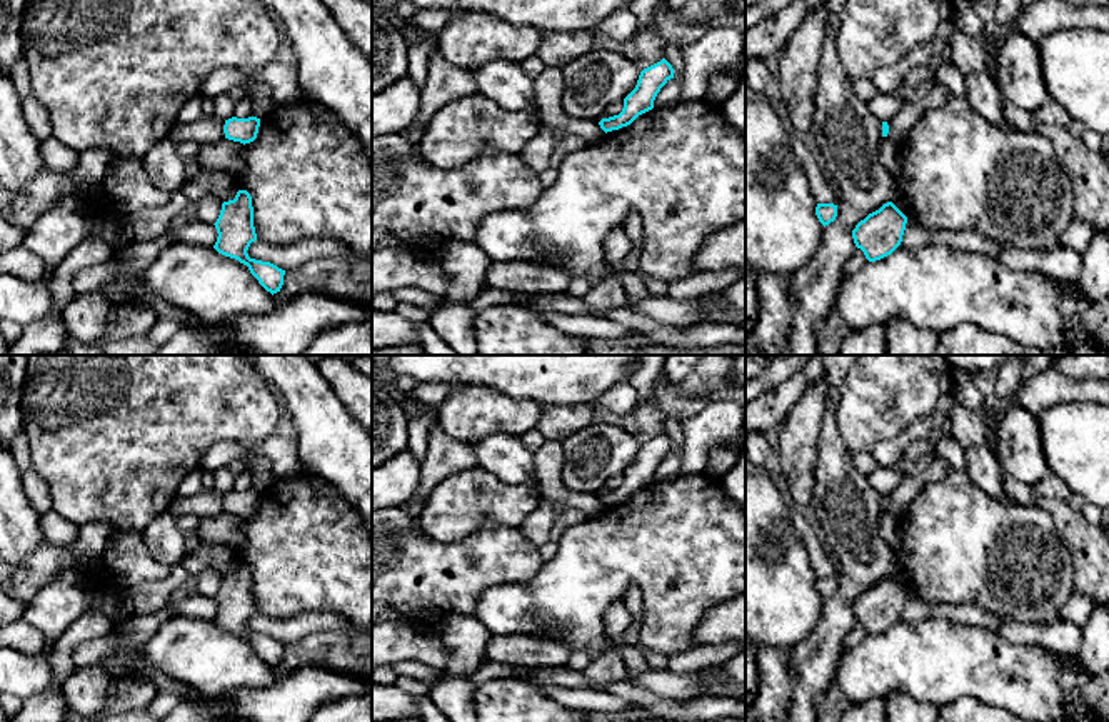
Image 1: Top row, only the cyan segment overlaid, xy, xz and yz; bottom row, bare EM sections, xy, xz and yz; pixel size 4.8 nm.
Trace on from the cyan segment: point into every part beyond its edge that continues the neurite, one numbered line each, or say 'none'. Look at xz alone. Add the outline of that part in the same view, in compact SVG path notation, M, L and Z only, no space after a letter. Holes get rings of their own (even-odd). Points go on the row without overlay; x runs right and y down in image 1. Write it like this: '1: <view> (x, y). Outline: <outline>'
none

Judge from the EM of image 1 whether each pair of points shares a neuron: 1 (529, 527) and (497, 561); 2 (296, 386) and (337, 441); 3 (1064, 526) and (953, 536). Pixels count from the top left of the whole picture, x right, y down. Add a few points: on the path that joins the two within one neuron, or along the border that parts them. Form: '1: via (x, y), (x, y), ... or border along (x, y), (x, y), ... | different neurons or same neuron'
1: border along (517, 527), (537, 547) | different neurons
2: via (309, 399), (324, 427) | same neuron
3: border along (1033, 506), (1051, 517), (1073, 561) | different neurons

